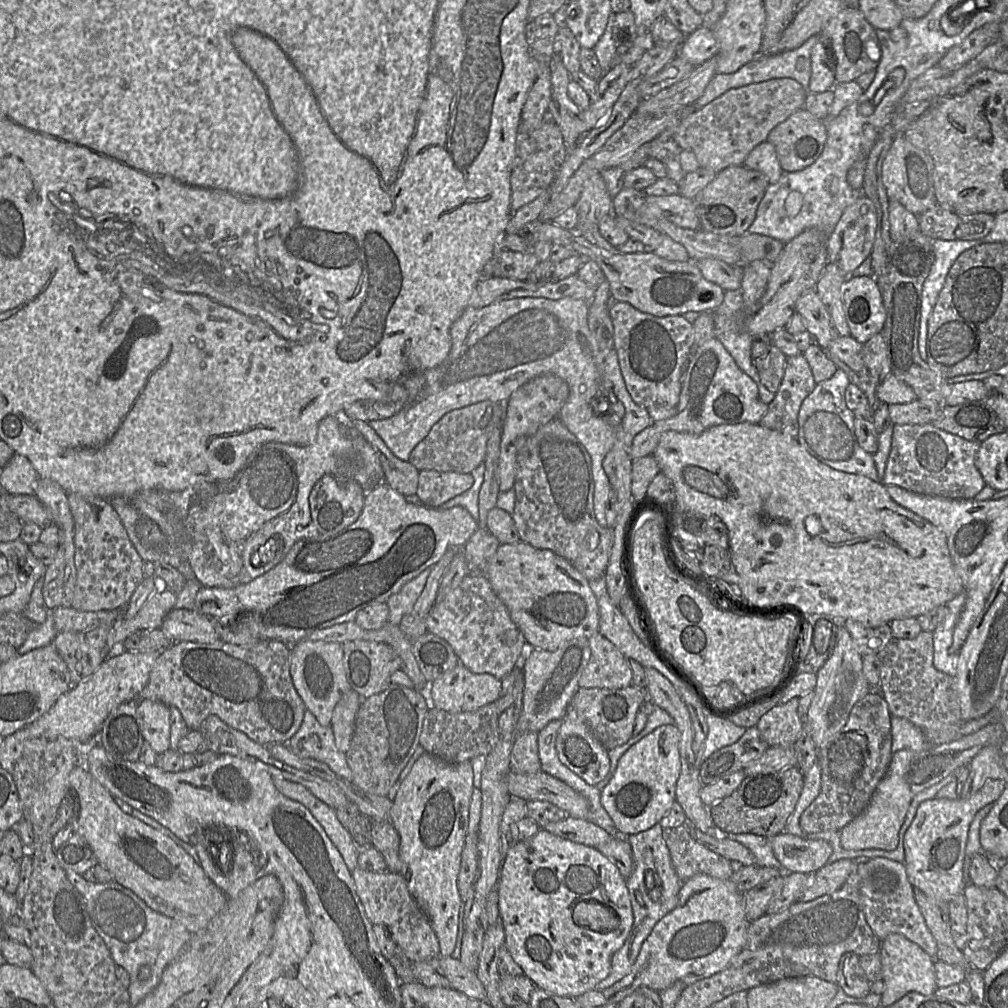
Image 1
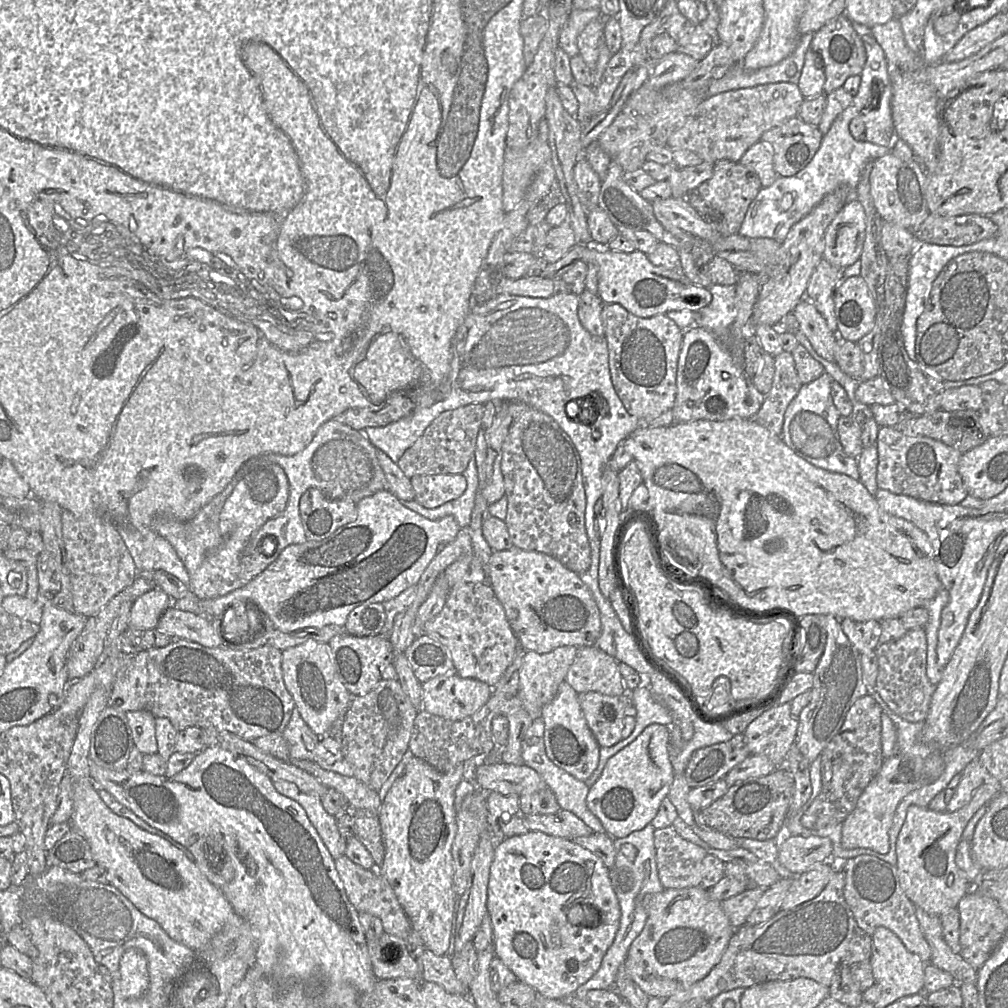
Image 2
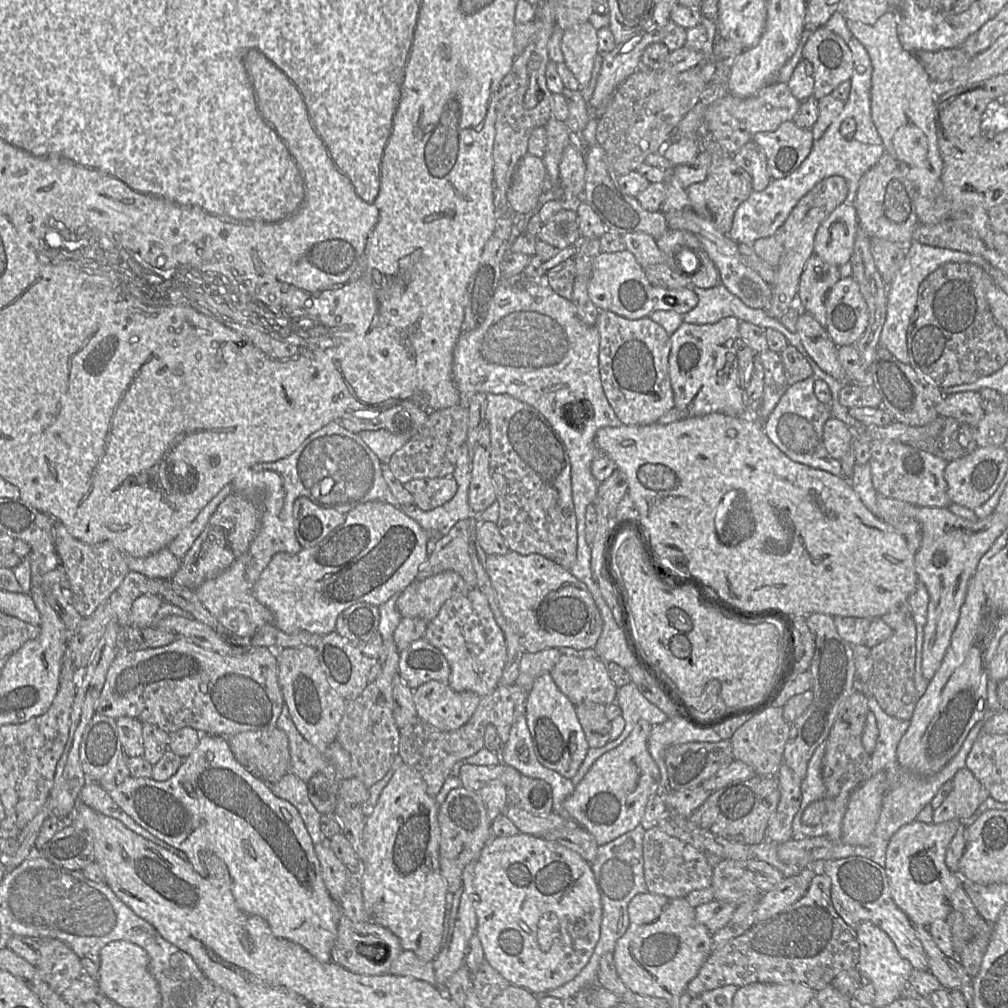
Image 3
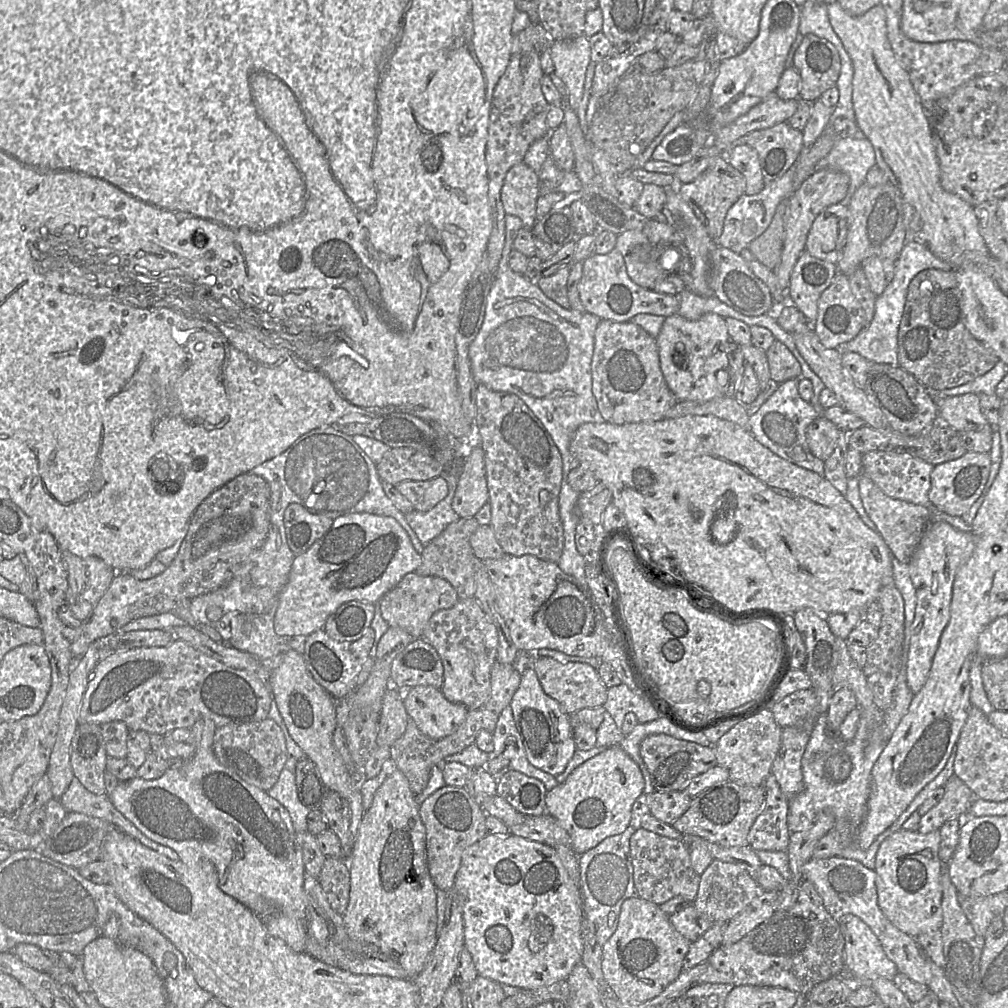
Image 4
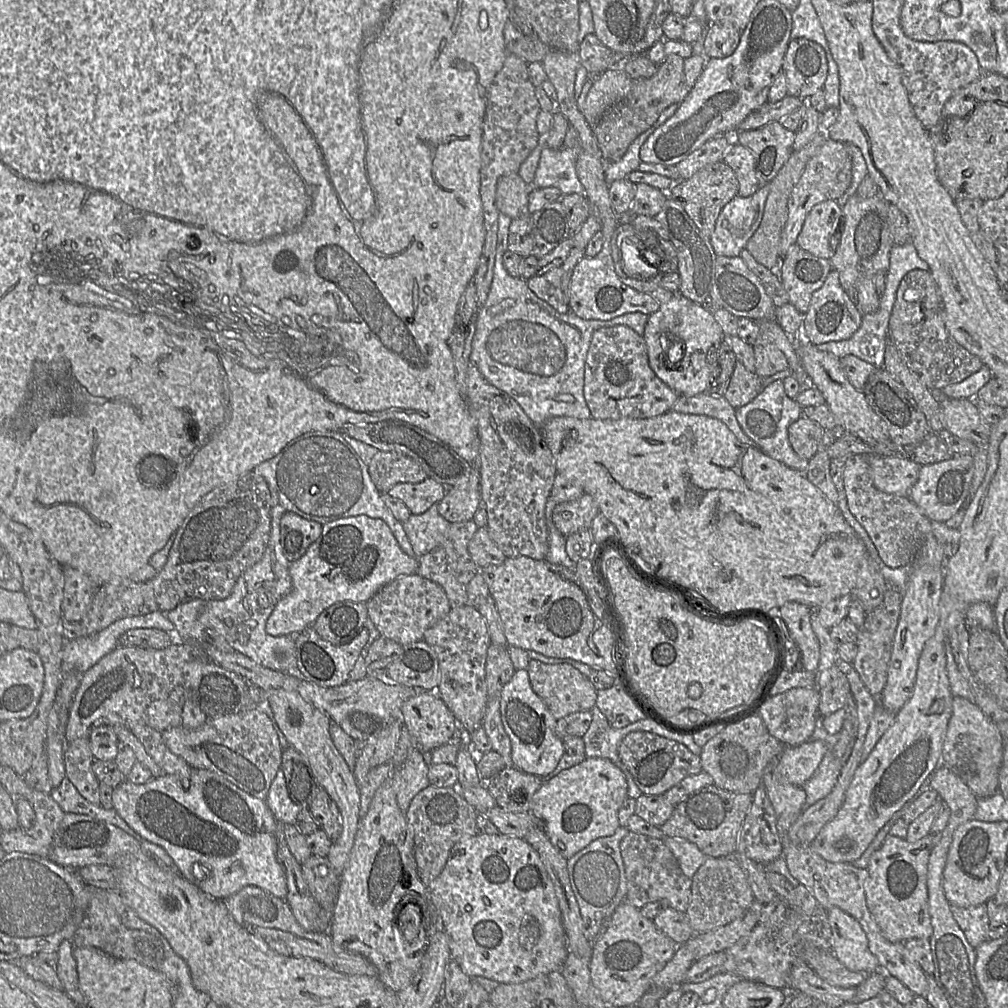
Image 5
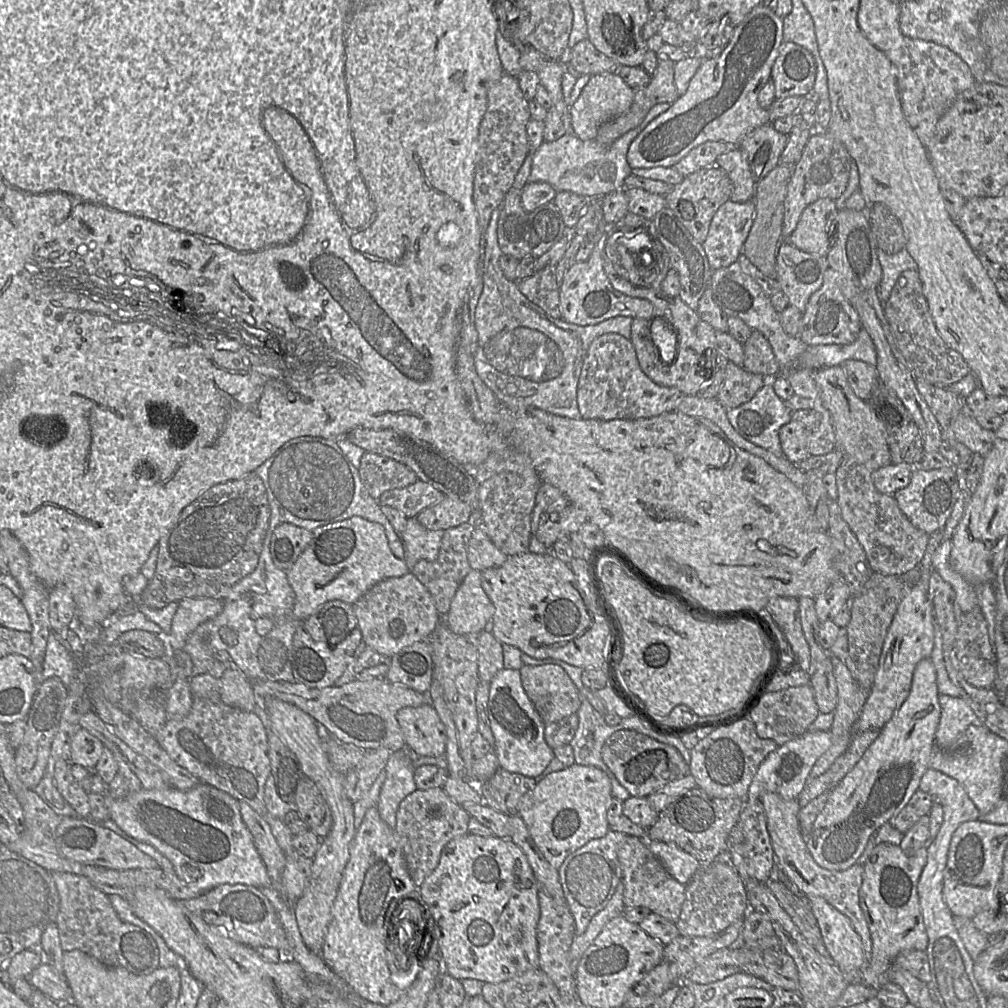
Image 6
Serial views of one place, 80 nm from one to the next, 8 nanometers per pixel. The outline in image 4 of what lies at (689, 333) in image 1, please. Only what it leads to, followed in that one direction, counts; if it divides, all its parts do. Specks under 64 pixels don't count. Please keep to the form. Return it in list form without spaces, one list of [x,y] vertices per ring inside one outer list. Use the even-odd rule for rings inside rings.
[[[600,320],[591,361],[592,392],[606,422],[629,424],[657,421],[677,402],[660,367],[655,337],[632,322]]]

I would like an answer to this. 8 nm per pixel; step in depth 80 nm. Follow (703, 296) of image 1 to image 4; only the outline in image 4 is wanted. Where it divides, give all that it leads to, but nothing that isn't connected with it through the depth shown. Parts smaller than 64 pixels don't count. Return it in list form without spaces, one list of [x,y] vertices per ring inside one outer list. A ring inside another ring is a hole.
[[[617,249],[603,255],[594,254],[583,261],[578,292],[586,313],[613,322],[629,322],[638,314],[667,317],[677,314],[680,308],[678,295],[661,294],[635,284],[627,273],[624,257]]]

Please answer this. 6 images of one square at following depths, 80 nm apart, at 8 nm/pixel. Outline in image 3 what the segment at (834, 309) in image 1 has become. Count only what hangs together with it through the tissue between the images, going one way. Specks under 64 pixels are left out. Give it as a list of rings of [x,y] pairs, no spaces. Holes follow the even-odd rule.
[[[811,255],[805,263],[799,280],[797,306],[811,314],[824,326],[825,299],[830,289],[839,281],[839,267],[829,264],[817,255]]]

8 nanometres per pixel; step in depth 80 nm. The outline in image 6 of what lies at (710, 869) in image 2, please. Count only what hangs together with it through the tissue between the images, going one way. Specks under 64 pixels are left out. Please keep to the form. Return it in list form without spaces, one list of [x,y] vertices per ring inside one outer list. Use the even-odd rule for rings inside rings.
[[[627,836],[618,845],[618,859],[622,868],[626,907],[645,907],[675,923],[685,900],[686,885],[678,882],[667,872],[661,861],[650,851],[648,842],[636,836]]]

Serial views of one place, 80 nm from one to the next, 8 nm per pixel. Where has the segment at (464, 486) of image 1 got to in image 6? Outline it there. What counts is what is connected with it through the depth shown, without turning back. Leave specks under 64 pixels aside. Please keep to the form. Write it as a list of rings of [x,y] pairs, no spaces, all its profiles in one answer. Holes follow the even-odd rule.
[[[418,479],[406,488],[384,492],[378,502],[381,506],[395,508],[409,519],[416,517],[426,508],[438,504],[444,497],[433,486]]]

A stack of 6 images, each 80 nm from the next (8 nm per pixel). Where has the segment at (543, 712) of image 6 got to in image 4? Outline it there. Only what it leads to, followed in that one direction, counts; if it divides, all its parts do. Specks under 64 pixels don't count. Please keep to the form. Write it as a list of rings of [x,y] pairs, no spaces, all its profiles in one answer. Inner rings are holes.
[[[539,657],[533,662],[535,671],[543,691],[556,700],[562,710],[573,714],[586,708],[601,707],[607,700],[608,688],[601,681],[597,669],[586,663],[561,663],[552,658]]]

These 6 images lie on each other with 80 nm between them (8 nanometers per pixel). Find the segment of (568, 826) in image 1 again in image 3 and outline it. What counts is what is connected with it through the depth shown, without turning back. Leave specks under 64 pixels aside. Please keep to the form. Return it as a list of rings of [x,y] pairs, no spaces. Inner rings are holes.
[[[508,805],[503,815],[514,823],[519,833],[538,837],[548,831],[567,825],[570,821],[565,815],[559,813],[533,815],[513,805]]]

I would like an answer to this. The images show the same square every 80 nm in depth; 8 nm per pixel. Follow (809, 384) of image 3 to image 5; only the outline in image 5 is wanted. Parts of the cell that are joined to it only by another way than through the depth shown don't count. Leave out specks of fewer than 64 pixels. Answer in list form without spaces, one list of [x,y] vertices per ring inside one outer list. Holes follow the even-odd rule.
[[[790,367],[773,374],[774,382],[764,387],[750,403],[737,408],[736,418],[743,432],[766,454],[792,469],[805,473],[809,460],[797,455],[788,438],[788,427],[802,417],[803,410],[784,390],[782,380],[793,374],[794,370]]]

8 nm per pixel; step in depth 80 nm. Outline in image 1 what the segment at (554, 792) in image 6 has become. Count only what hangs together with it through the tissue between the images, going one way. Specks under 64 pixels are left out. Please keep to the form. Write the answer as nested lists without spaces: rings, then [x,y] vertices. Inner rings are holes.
[[[677,727],[656,728],[629,747],[600,788],[600,803],[622,836],[634,835],[657,825],[676,802],[676,784],[681,770],[679,745]]]

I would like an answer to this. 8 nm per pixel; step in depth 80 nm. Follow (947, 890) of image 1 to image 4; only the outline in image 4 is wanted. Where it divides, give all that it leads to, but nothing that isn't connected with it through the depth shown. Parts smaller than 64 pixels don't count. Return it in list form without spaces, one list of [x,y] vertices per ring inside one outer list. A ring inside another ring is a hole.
[[[899,829],[890,835],[881,845],[875,859],[875,885],[877,903],[884,916],[900,931],[917,938],[918,936],[939,930],[942,922],[942,862],[939,858],[941,835],[938,830],[922,834],[918,831]]]

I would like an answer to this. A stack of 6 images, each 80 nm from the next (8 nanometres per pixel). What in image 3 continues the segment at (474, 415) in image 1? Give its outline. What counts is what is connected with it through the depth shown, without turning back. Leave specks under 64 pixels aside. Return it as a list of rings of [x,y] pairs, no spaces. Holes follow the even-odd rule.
[[[459,404],[450,408],[428,412],[428,419],[421,430],[391,456],[387,463],[395,478],[402,484],[413,479],[451,476],[454,472],[461,446],[468,437],[468,408]]]

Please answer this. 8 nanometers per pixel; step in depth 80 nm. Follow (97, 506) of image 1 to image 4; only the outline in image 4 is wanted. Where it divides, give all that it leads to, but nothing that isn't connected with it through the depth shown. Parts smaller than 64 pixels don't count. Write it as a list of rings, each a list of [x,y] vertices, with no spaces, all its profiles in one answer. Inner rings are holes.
[[[68,551],[61,553],[68,582],[65,602],[74,617],[84,622],[118,572],[98,557],[79,557]]]

